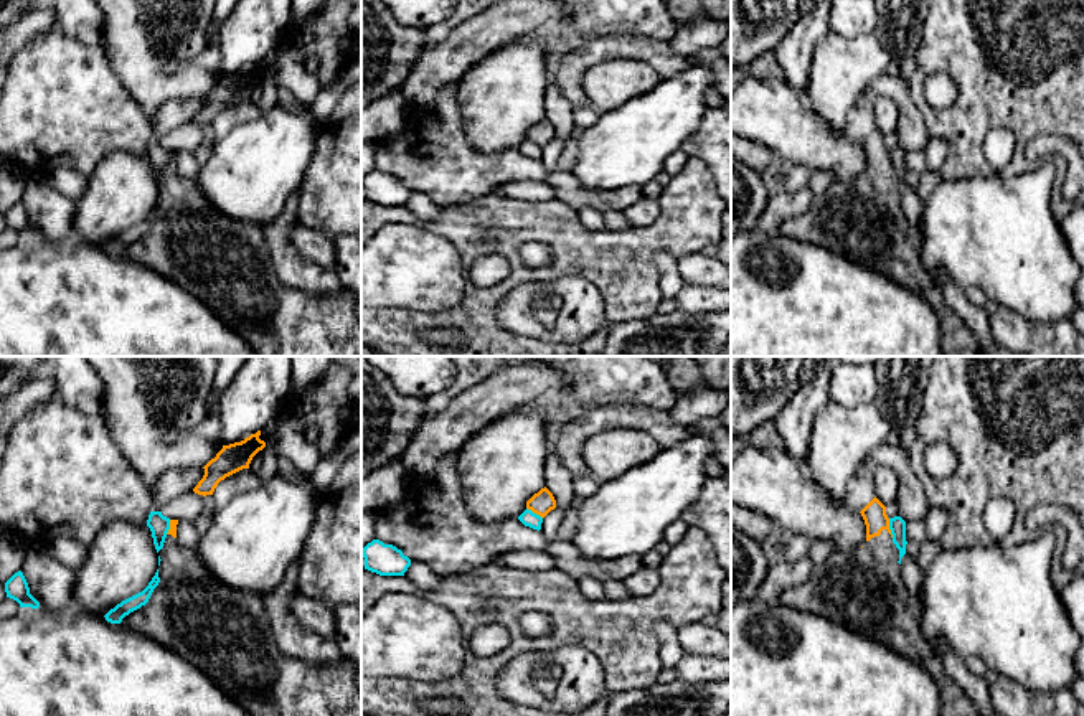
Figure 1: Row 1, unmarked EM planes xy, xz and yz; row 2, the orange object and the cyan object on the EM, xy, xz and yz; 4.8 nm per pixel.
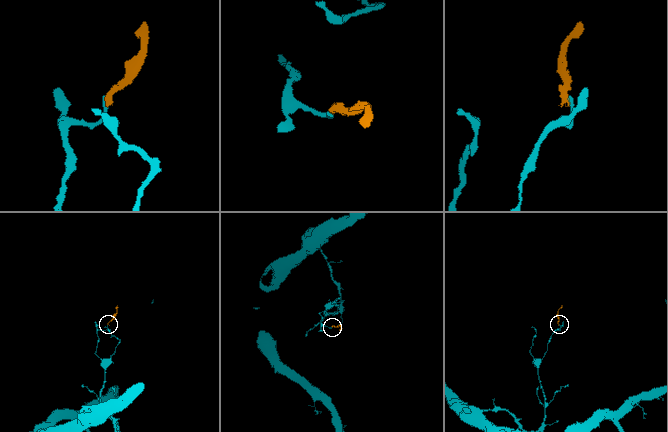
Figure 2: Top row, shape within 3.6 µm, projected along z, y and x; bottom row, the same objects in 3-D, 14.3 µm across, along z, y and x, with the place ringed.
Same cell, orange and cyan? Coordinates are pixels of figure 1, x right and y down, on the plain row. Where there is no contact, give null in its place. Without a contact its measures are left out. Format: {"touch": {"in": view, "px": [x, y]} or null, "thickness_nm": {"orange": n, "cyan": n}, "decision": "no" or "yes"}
{"touch": {"in": "yz", "px": [888, 159]}, "thickness_nm": {"orange": 120, "cyan": 80}, "decision": "no"}

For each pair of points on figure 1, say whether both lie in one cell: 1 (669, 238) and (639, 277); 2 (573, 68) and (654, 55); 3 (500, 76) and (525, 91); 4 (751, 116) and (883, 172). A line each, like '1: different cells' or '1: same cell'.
1: same cell
2: same cell
3: same cell
4: different cells

